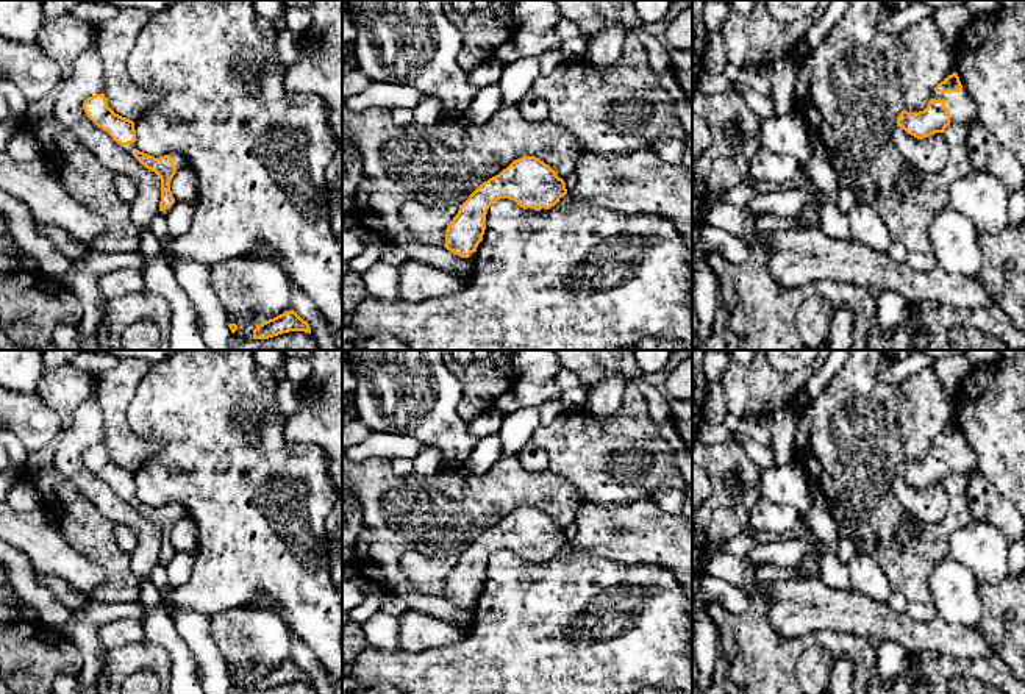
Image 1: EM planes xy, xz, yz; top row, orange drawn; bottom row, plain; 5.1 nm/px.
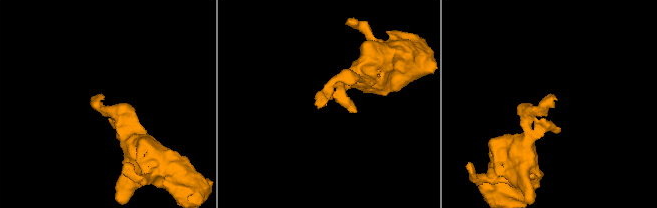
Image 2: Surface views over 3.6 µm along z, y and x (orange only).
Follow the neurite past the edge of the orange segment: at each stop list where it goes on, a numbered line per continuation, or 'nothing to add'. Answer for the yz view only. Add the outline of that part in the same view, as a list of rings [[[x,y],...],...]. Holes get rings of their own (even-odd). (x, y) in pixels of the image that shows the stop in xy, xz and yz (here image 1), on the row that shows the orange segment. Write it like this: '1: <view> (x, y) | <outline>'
1: yz (955, 102) | [[[964,88],[959,92],[933,91],[931,98],[945,100],[945,106],[950,113],[950,123],[961,122],[970,125],[977,120],[975,102]]]

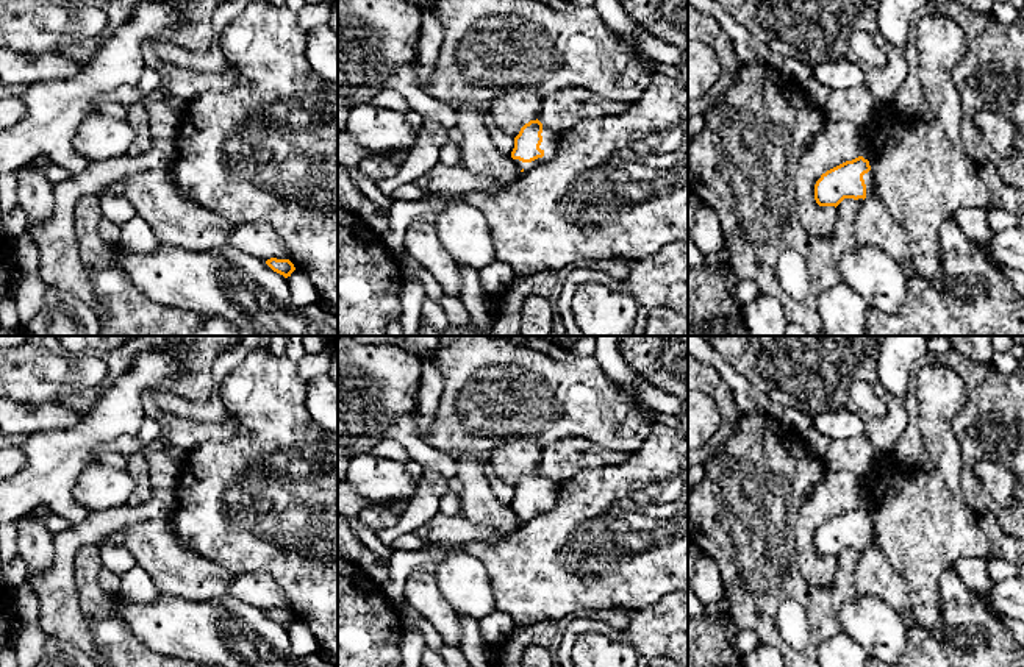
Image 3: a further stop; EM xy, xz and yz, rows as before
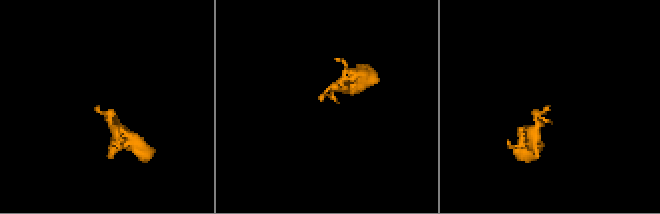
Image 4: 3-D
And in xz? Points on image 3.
1: xz (551, 139) | [[[542,125],[541,136],[542,136],[542,142],[541,142],[539,148],[544,152],[544,156],[532,161],[532,162],[522,162],[519,159],[514,159],[514,164],[521,170],[524,170],[524,172],[532,170],[538,166],[542,166],[542,164],[549,162],[555,156],[557,148],[558,148],[558,142],[560,142],[560,134],[550,131],[549,128],[546,128]]]

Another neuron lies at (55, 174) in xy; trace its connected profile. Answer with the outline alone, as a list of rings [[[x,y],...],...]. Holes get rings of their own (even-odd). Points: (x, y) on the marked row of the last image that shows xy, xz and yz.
[[[39,156],[36,159],[33,159],[34,164],[38,164],[39,167],[44,169],[45,177],[48,178],[50,183],[59,183],[64,180],[72,178],[73,175],[70,172],[67,172],[64,167],[52,162],[50,159],[47,159],[45,156]]]

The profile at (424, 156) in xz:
[[[424,117],[424,128],[408,159],[399,166],[396,177],[377,181],[378,189],[389,197],[397,187],[428,173],[439,162],[439,152],[446,142],[446,128],[435,119]]]

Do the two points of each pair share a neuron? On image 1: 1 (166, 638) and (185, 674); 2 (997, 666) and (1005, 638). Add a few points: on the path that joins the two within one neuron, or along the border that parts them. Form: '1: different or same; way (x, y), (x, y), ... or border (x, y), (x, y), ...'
1: same; way (175, 647), (183, 665)
2: different; border (999, 655), (1008, 668)

